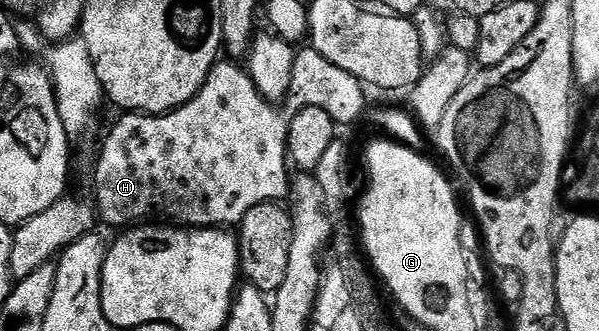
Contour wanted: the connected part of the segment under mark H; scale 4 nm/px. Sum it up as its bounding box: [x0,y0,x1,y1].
[94,62,292,230]

